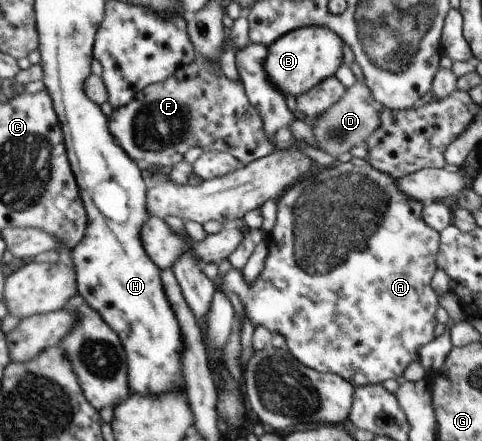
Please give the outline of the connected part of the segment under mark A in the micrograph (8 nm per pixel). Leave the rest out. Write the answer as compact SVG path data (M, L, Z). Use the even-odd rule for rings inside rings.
M347 157L340 159L329 166L316 166L293 186L289 186L278 198L276 224L268 235L267 248L269 254L265 258L263 272L253 284L247 284L240 270L232 269L221 276L219 290L225 294L235 294L244 306L244 314L247 314L249 322L254 326L264 326L272 333L285 337L289 352L309 368L322 373L335 373L351 382L354 387L381 384L385 380L396 379L403 376L405 368L411 362L420 360L419 351L422 346L429 344L434 338L433 330L437 326L435 313L440 309L438 296L431 287L431 278L437 270L436 256L439 250L440 233L427 226L423 220L422 210L424 205L409 196L405 196L397 188L397 179L385 172L375 170L368 162L362 166L351 164Z

